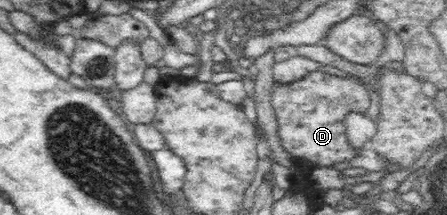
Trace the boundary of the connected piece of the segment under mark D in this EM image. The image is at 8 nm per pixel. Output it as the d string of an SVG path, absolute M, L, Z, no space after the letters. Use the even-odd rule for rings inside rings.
M311 71L298 81L276 85L272 89L271 105L275 110L281 144L301 167L304 166L299 174L310 165L339 166L360 155L360 151L354 151L348 145L343 126L346 114L350 111L366 113L371 105L369 88L358 78Z

